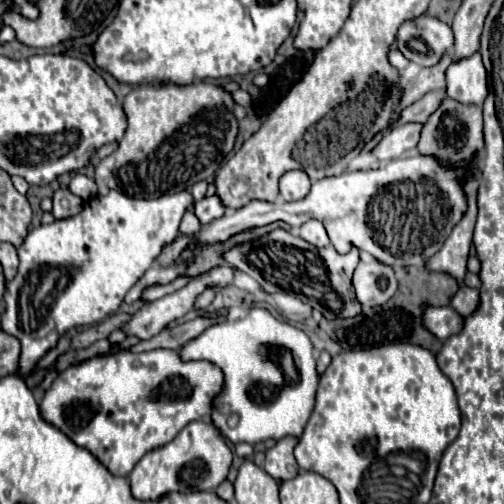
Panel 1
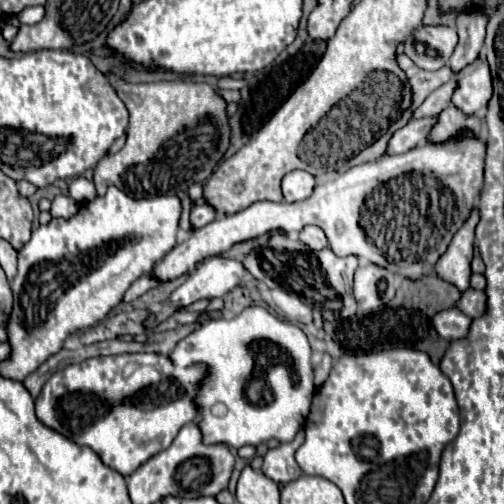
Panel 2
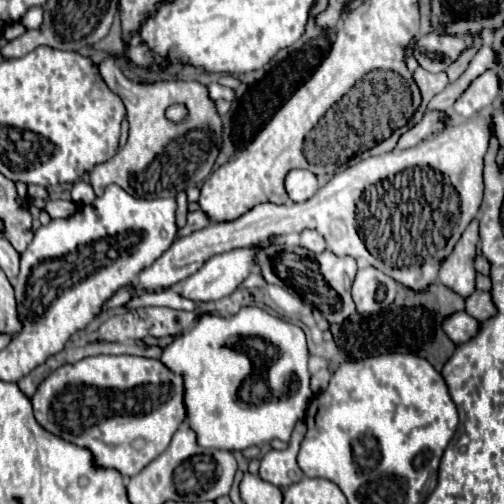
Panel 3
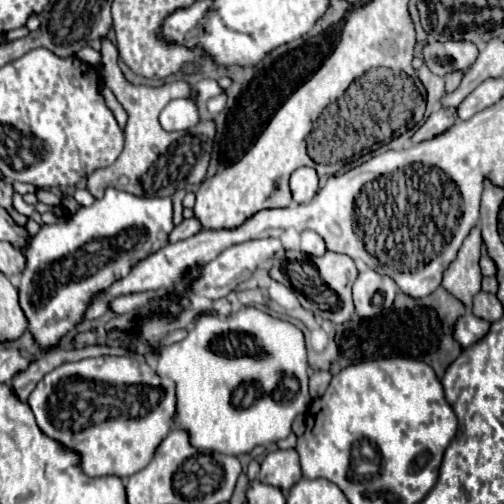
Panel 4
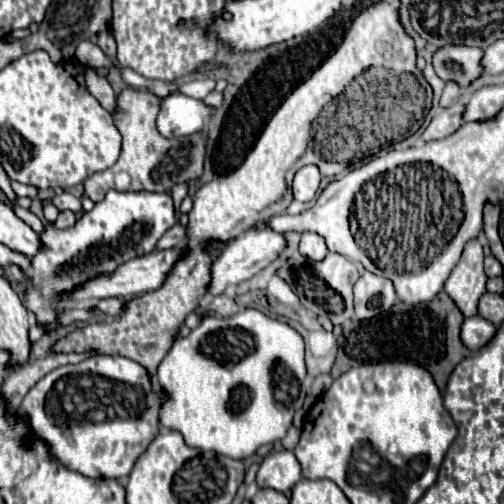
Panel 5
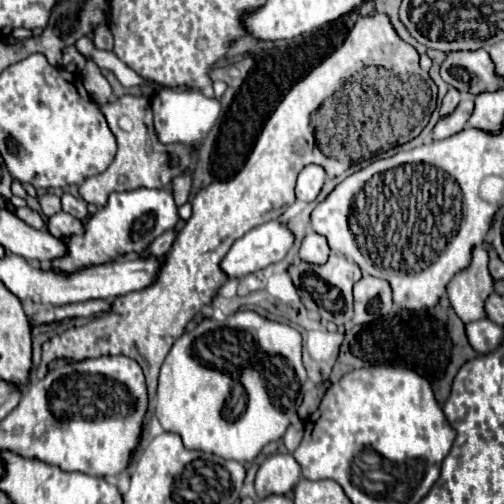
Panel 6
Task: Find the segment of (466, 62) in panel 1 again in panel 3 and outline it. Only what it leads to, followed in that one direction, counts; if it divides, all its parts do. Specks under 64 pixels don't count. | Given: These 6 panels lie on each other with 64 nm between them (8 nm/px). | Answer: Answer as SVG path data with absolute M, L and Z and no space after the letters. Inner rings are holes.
M486 70L484 74L480 74L470 86L468 90L456 100L454 104L454 114L468 118L476 112L480 112L482 108L490 106L496 100L496 92L498 92L498 80L496 80L496 72L494 70Z

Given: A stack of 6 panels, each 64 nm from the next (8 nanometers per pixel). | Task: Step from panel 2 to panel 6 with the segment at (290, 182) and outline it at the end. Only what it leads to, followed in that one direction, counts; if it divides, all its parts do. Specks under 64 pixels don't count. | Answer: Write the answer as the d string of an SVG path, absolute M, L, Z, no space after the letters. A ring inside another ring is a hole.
M306 166L296 180L296 198L302 202L316 200L324 180L326 180L326 172L320 166Z

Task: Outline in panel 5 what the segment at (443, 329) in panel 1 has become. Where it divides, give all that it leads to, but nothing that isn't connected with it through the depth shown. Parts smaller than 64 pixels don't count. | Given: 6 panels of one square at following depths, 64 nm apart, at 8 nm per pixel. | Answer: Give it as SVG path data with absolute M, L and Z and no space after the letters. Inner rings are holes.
M470 316L470 318L464 318L462 322L460 338L466 348L476 352L476 348L482 348L492 338L492 332L496 332L496 326L492 322L480 316Z

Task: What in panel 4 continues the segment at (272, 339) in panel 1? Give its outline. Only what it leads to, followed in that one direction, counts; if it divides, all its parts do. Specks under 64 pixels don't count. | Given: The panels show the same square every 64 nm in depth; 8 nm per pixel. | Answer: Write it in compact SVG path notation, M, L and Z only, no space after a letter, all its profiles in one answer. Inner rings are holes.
M242 308L226 318L202 314L182 342L162 348L156 372L176 382L176 422L188 430L192 444L200 450L240 456L258 444L278 442L290 434L294 418L310 404L308 362L302 330L258 308Z

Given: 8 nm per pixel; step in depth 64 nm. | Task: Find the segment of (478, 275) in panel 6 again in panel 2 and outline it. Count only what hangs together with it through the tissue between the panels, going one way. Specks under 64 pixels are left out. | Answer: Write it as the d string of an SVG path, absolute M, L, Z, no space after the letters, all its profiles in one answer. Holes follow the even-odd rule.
M478 208L472 210L462 228L454 234L448 250L438 258L434 270L442 280L456 284L460 290L470 286L470 260L474 248L474 228L478 224Z

